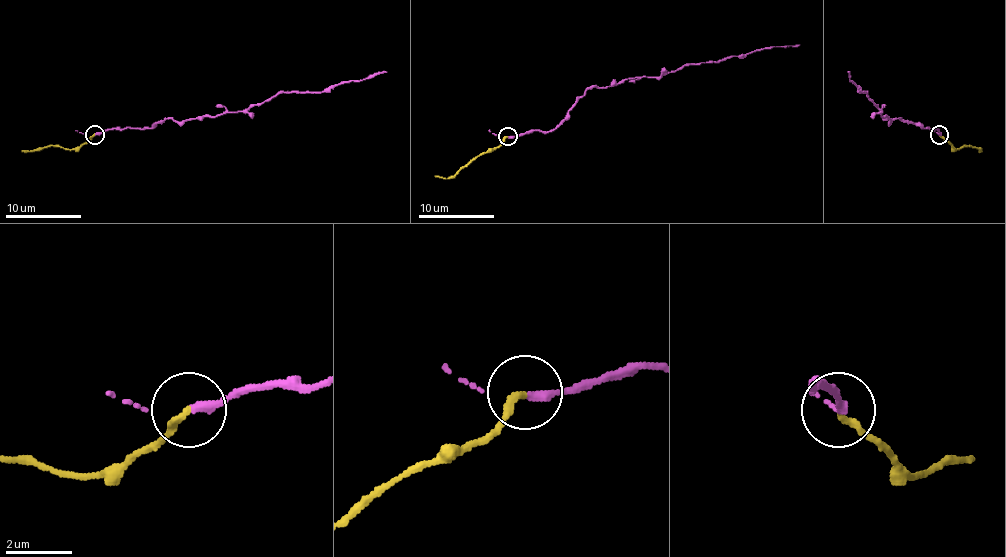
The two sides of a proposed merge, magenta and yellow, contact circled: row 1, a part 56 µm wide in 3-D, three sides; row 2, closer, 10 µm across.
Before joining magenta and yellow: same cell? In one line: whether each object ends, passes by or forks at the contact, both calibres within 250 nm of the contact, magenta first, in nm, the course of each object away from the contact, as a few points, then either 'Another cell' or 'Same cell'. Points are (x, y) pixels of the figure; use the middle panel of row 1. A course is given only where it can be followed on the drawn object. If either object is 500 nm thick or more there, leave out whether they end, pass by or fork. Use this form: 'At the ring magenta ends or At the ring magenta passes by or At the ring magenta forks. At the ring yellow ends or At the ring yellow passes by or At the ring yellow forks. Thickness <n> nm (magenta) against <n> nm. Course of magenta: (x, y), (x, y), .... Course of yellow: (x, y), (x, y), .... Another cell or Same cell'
At the ring magenta passes by. At the ring yellow ends. Thickness 200 nm (magenta) against 220 nm. Course of magenta: (509, 136), (550, 132), (593, 87), (659, 77), (758, 49), (799, 45). Course of yellow: (507, 136), (497, 147), (467, 162), (446, 179), (435, 175). Another cell

